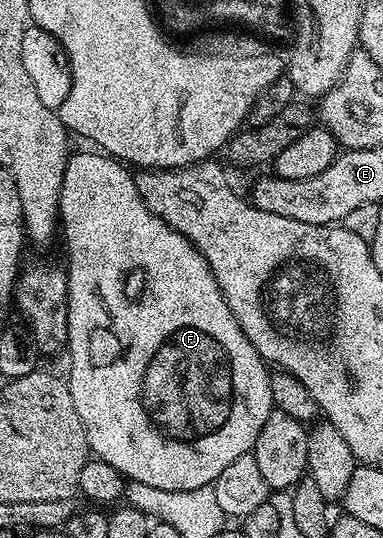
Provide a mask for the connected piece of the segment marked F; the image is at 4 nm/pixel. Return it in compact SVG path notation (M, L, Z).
M97 149L70 154L63 173L63 187L59 197L59 231L65 234L65 255L69 258L67 278L69 281L69 355L68 387L79 420L86 430L89 450L94 456L107 465L115 465L119 473L129 481L143 481L143 485L155 485L155 489L199 489L214 483L238 457L250 454L255 441L259 437L259 429L263 429L263 421L274 411L271 397L271 374L261 354L247 341L243 329L239 329L239 321L231 313L219 285L215 281L215 273L211 273L211 265L199 253L199 249L183 233L171 229L155 213L147 209L143 197L139 197L139 189L134 172L126 164L116 160L112 155Z

